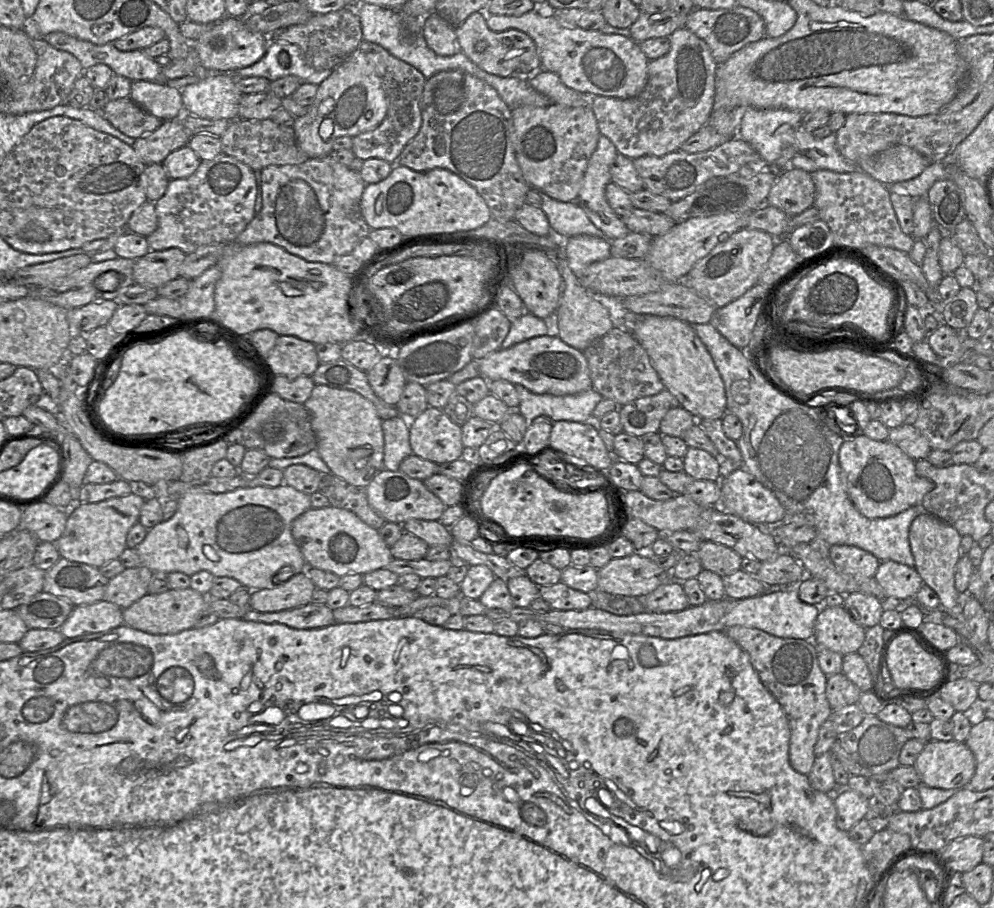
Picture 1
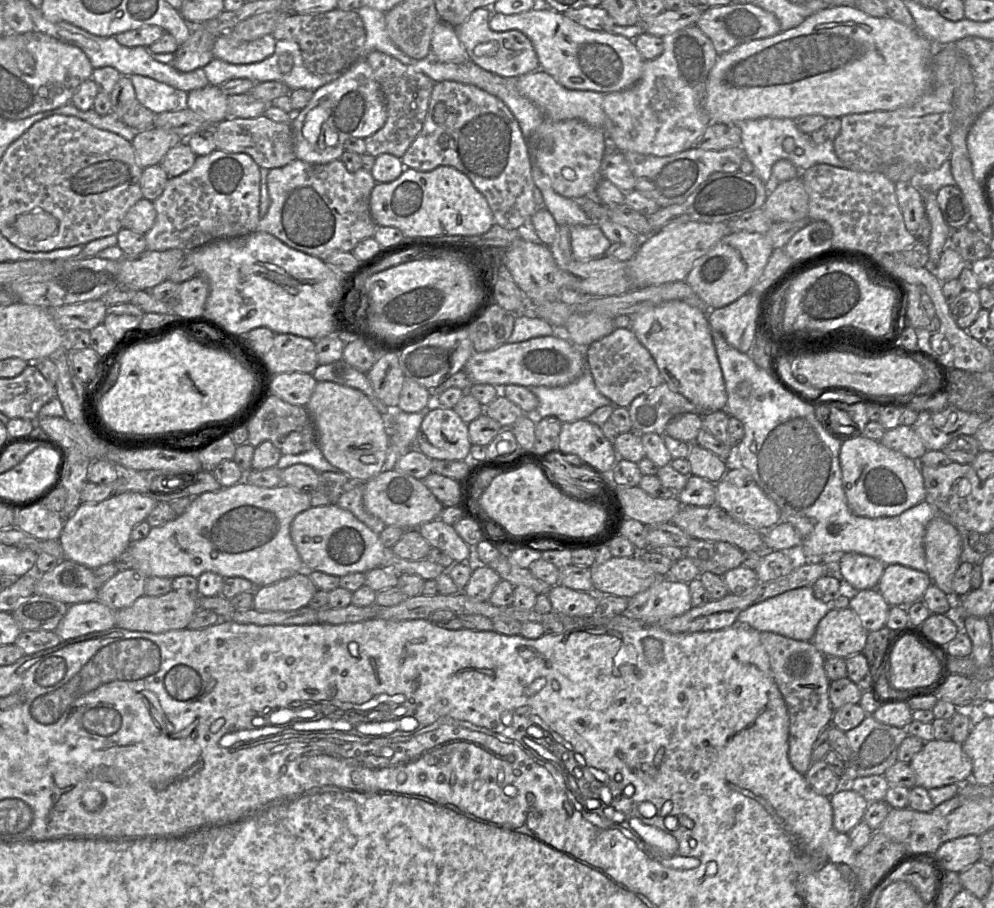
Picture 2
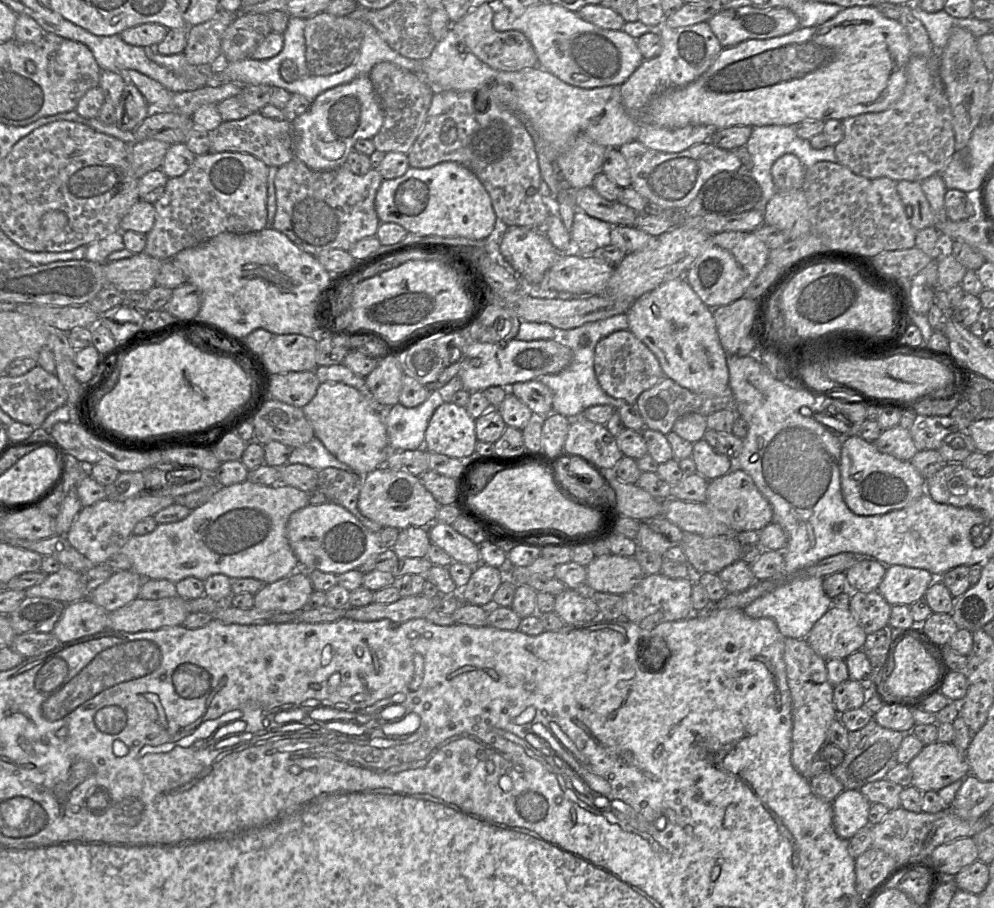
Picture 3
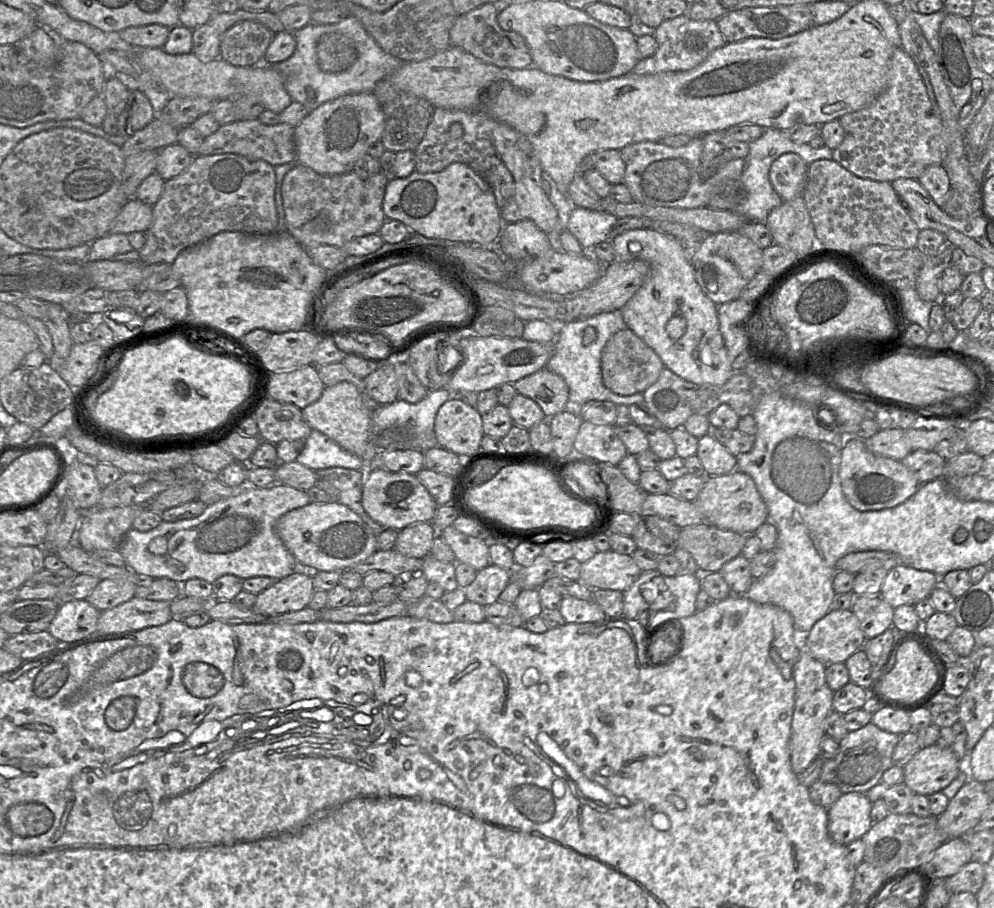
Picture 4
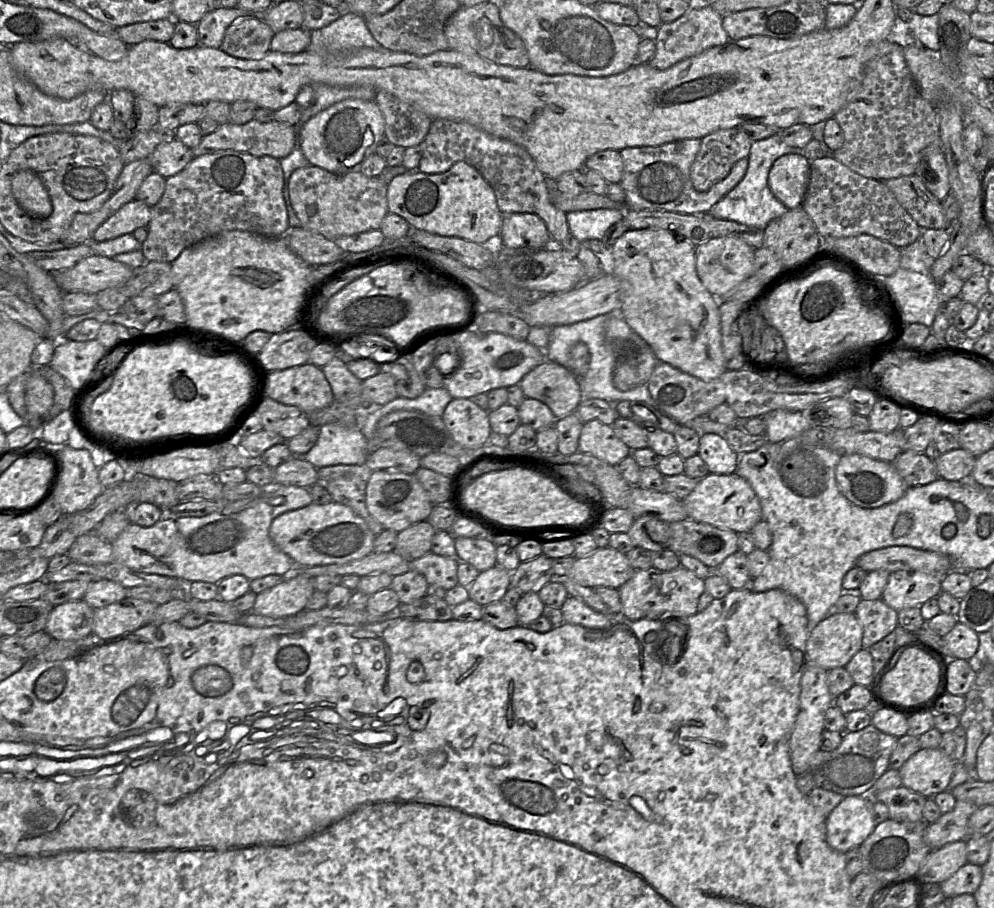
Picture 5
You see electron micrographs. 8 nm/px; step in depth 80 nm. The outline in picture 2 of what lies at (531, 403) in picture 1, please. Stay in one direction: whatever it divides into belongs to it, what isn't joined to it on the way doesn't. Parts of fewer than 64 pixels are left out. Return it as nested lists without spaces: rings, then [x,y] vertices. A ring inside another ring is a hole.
[[[576,346],[584,357],[582,374],[572,383],[564,386],[528,386],[538,399],[536,409],[526,415],[535,419],[553,416],[560,422],[573,422],[587,417],[597,408],[612,404],[596,387],[589,368],[586,366],[588,346]]]

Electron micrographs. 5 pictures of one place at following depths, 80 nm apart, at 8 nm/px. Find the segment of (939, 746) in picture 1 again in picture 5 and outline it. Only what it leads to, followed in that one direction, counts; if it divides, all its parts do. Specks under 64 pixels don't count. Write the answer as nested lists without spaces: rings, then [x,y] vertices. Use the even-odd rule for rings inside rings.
[[[920,748],[898,769],[902,785],[933,797],[948,789],[955,762],[938,748]]]

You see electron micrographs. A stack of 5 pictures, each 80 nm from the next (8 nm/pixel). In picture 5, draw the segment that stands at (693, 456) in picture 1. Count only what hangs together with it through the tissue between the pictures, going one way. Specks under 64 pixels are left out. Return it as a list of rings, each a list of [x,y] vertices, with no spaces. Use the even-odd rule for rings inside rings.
[[[700,434],[698,455],[712,474],[733,474],[737,469],[737,453],[718,434]]]

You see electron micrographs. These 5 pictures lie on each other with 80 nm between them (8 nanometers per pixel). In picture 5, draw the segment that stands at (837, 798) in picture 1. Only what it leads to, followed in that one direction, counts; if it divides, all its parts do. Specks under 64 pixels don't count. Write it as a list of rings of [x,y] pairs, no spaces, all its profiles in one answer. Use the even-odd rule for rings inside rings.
[[[872,795],[845,796],[827,815],[826,842],[842,853],[859,847],[874,831]]]

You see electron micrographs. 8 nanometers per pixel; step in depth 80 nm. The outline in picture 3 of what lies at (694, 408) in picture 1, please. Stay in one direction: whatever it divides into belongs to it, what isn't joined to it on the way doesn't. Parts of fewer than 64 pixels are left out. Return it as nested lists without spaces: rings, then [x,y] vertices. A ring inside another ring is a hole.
[[[685,278],[669,280],[643,294],[626,315],[628,330],[655,355],[665,377],[694,393],[723,394],[727,390],[727,353],[717,334],[713,309],[702,302]]]

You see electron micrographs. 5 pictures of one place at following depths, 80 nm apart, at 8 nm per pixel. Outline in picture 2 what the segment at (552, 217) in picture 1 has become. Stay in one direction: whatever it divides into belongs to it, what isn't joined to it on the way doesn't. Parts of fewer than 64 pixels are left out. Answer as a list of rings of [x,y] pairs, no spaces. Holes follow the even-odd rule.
[[[535,163],[532,164],[532,178],[542,194],[544,208],[551,213],[558,226],[573,227],[593,223],[577,200],[563,197],[553,190],[549,178],[541,172]]]

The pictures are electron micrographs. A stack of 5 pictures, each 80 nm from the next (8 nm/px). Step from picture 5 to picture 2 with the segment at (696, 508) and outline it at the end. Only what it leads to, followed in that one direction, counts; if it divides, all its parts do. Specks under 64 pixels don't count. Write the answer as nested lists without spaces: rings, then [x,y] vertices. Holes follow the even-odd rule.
[[[745,468],[728,469],[723,478],[716,483],[715,505],[736,521],[759,531],[767,531],[780,522],[779,507]]]

